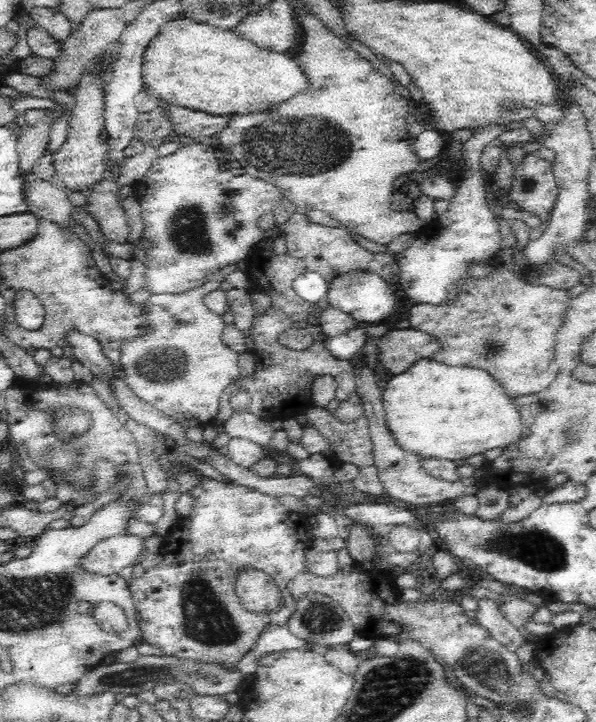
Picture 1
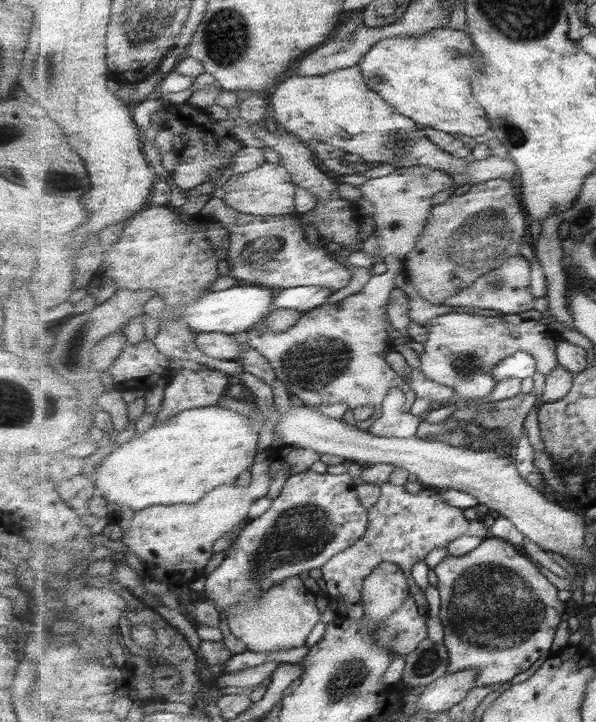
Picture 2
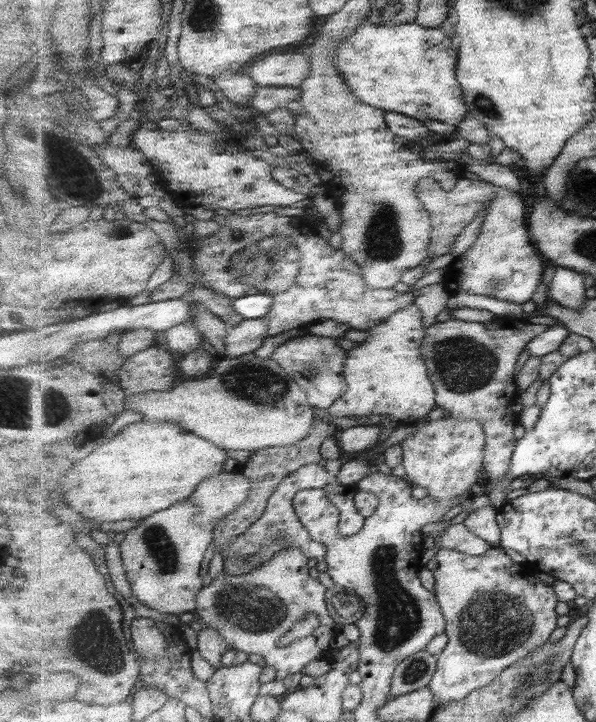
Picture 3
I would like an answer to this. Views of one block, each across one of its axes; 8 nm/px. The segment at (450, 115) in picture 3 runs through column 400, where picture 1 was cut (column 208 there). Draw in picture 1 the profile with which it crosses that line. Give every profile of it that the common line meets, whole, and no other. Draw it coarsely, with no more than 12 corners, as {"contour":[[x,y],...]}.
{"contour":[[180,8],[144,49],[163,104],[268,110],[307,85],[290,56]]}

